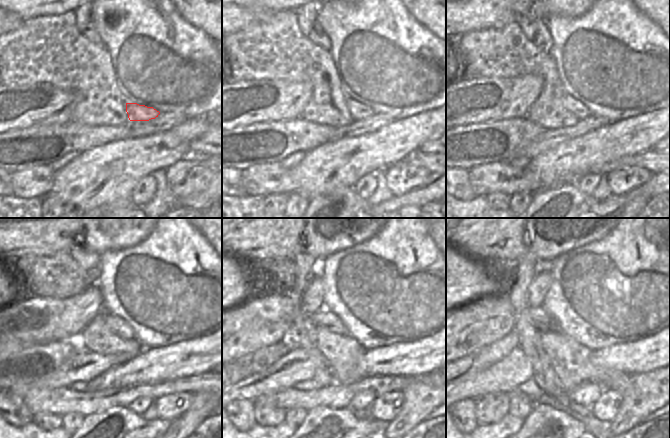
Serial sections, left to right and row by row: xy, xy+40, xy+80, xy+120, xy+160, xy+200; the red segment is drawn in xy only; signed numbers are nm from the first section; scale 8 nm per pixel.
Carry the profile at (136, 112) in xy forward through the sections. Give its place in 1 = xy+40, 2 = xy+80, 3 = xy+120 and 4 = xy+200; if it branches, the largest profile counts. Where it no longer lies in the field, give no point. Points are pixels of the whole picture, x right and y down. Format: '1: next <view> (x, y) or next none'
1: next xy+40 (358, 111)
2: next xy+80 (571, 104)
3: next xy+120 (117, 325)
4: next xy+200 (538, 316)

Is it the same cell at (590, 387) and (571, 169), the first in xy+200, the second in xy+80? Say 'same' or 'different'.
different

